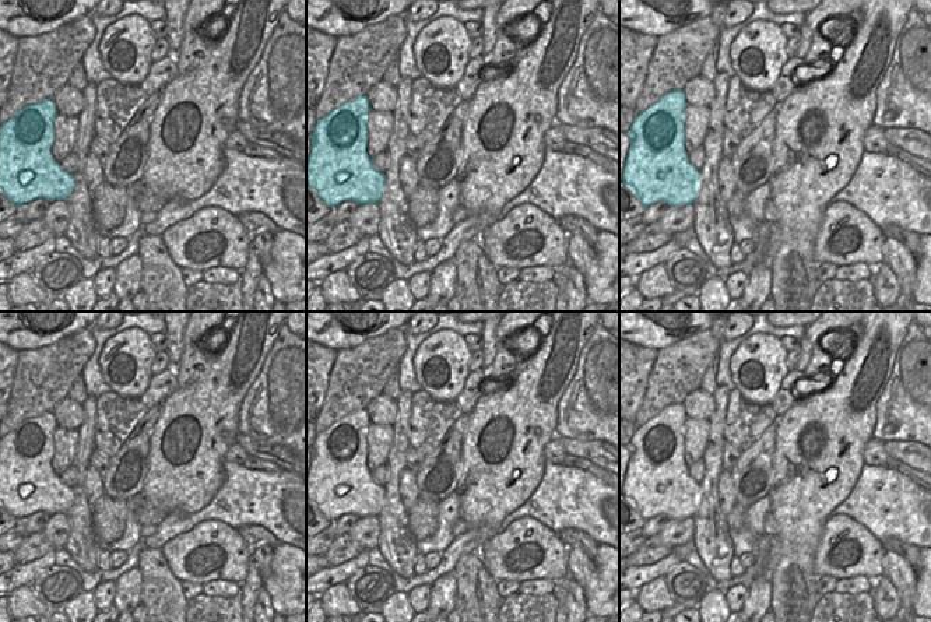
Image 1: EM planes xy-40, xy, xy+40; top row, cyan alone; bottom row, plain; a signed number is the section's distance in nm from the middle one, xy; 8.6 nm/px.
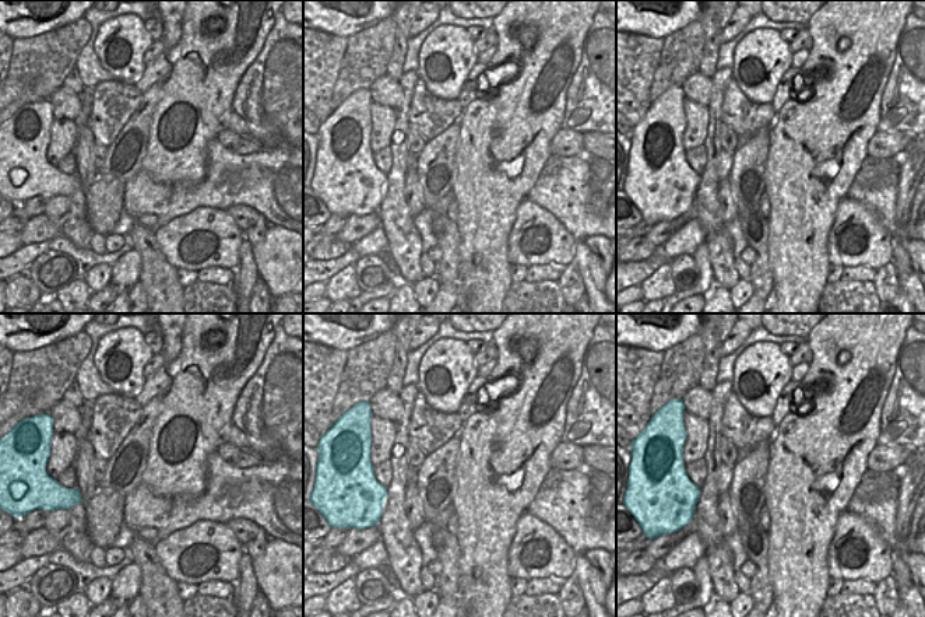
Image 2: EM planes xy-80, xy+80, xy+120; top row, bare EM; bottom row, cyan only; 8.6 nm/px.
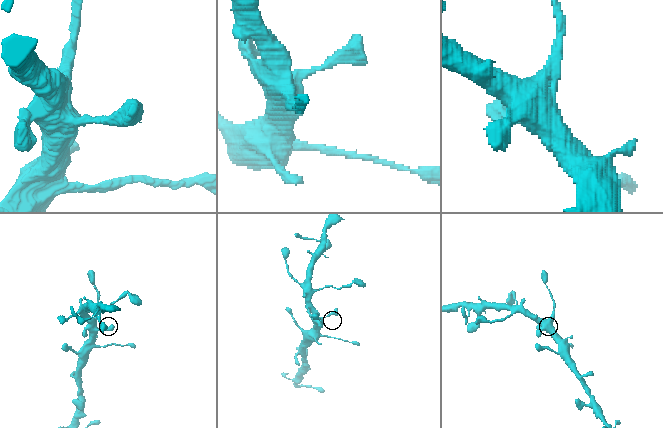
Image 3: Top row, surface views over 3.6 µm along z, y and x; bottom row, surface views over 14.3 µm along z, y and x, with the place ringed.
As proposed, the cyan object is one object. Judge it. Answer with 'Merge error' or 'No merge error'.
No merge error.

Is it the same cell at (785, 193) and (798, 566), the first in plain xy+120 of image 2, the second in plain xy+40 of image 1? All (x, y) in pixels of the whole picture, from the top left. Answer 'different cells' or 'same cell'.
same cell

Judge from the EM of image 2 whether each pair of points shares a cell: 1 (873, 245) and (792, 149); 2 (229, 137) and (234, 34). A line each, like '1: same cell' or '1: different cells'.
1: different cells
2: different cells

